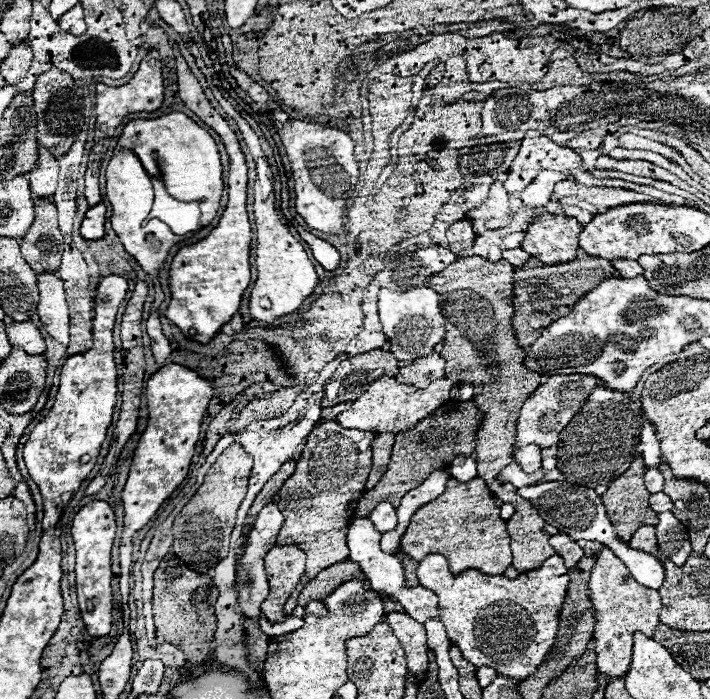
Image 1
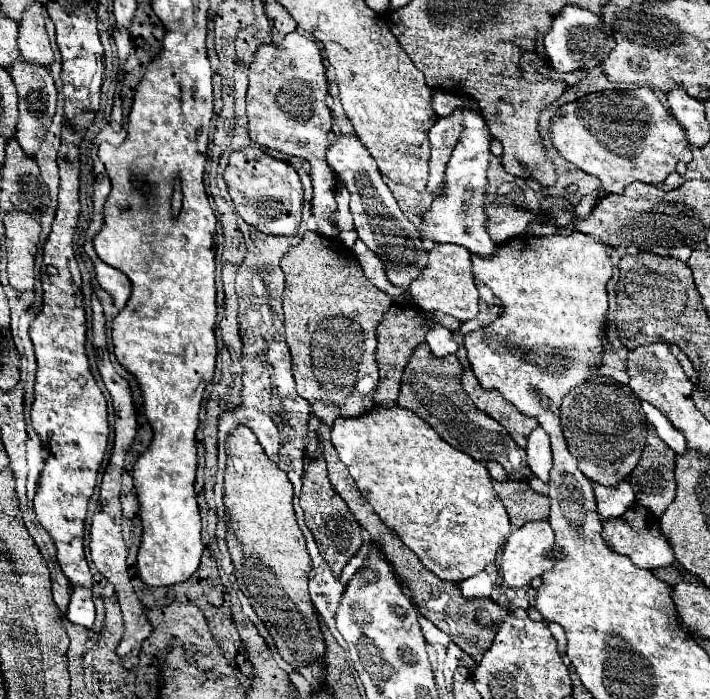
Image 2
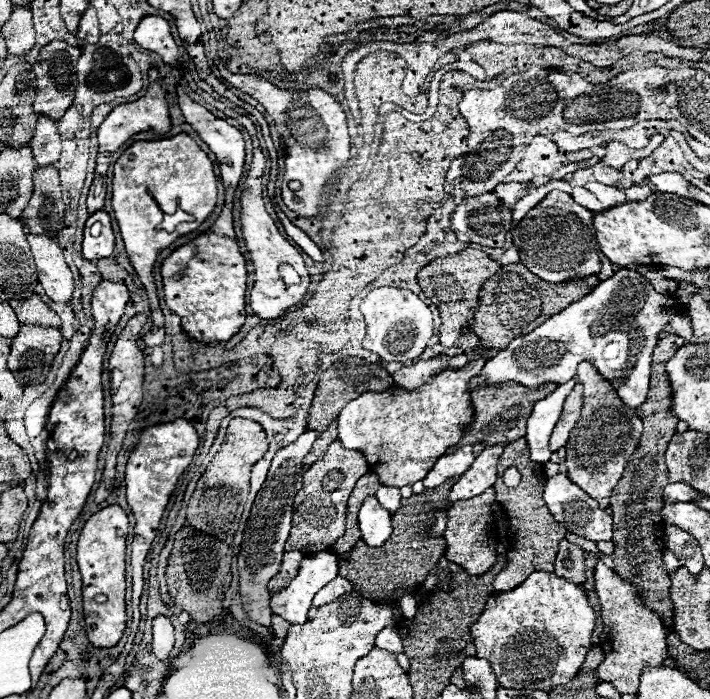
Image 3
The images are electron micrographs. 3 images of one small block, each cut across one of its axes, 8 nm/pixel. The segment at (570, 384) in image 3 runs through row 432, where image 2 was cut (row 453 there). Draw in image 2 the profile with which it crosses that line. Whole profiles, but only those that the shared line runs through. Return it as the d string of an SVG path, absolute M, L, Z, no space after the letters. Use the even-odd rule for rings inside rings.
M538 426L532 430L528 436L528 446L526 446L526 462L530 470L542 480L548 482L548 472L552 468L552 456L550 456L550 438L546 432Z

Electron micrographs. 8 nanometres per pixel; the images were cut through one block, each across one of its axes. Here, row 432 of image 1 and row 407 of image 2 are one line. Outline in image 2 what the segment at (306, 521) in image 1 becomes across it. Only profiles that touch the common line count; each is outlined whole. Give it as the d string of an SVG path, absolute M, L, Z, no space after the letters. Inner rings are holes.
M306 232L296 246L290 246L280 262L286 276L282 294L286 342L292 354L292 374L298 396L302 396L310 404L312 414L330 428L336 418L362 416L362 412L368 412L374 404L372 396L378 384L378 366L374 360L376 326L394 304L392 298L364 276L354 254L336 238L330 240L316 232Z

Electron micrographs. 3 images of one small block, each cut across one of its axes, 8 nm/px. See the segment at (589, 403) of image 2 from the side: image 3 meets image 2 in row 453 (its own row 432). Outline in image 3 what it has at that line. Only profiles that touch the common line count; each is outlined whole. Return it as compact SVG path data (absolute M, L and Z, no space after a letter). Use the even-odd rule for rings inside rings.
M590 362L578 366L578 382L584 384L582 396L582 418L570 432L566 442L566 474L574 484L578 484L586 494L590 494L600 508L610 506L610 494L620 482L634 448L642 436L642 418L636 416L634 408L626 408L612 384L604 380Z

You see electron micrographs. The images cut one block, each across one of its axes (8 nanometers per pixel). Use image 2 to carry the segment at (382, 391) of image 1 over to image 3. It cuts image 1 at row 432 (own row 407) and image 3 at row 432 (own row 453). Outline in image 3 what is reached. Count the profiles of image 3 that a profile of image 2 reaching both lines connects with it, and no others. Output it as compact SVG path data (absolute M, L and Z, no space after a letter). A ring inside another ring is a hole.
M480 358L456 370L444 370L420 390L408 392L394 386L384 392L364 392L338 414L338 440L344 448L362 450L384 486L402 488L424 480L446 448L454 446L472 424L468 380L482 370L484 362Z

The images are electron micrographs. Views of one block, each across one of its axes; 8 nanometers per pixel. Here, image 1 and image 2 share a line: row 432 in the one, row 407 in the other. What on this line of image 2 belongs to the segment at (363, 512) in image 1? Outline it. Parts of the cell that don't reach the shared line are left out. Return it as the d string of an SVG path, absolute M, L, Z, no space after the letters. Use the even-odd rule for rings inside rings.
M426 342L418 344L418 348L414 348L404 366L398 406L410 408L456 450L472 456L478 462L494 460L504 466L510 480L526 482L526 476L530 474L530 468L526 468L524 458L526 452L518 448L518 444L514 444L510 434L494 418L486 416L472 404L460 384L462 372L464 370L456 356L446 356L446 360L434 360L434 356L430 356L430 350L426 348Z

